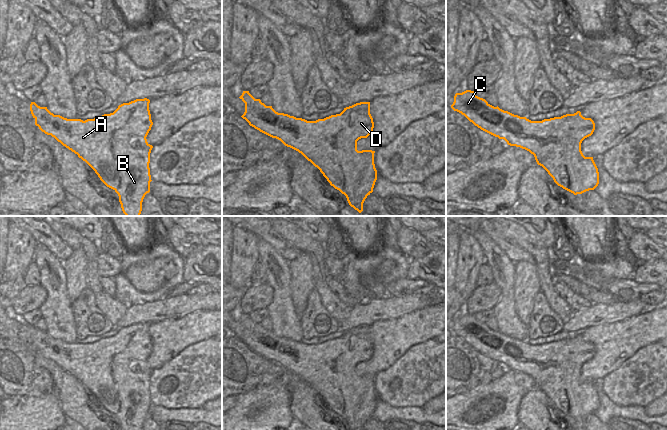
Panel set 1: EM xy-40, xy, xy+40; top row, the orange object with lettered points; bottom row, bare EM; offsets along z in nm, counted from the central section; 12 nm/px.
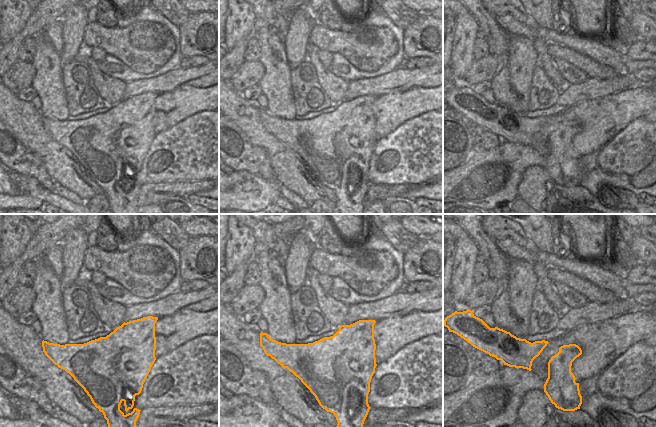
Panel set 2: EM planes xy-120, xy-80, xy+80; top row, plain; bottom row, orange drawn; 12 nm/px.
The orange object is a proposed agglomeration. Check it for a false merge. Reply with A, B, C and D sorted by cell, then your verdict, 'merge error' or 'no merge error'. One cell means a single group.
A B C D | no merge error

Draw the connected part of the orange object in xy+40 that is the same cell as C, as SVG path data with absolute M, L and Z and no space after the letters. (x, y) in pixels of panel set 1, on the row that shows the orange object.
M471 90L456 93L451 108L481 130L504 139L508 145L529 151L558 186L574 195L594 190L598 186L599 172L593 157L585 157L581 151L581 143L593 134L595 123L591 118L583 117L580 111L542 121L531 121L490 105Z

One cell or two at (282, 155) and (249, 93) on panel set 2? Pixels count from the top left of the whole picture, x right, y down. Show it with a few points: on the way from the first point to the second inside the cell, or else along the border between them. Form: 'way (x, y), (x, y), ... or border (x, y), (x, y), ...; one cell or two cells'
border (240, 93), (247, 99), (255, 100); two cells

